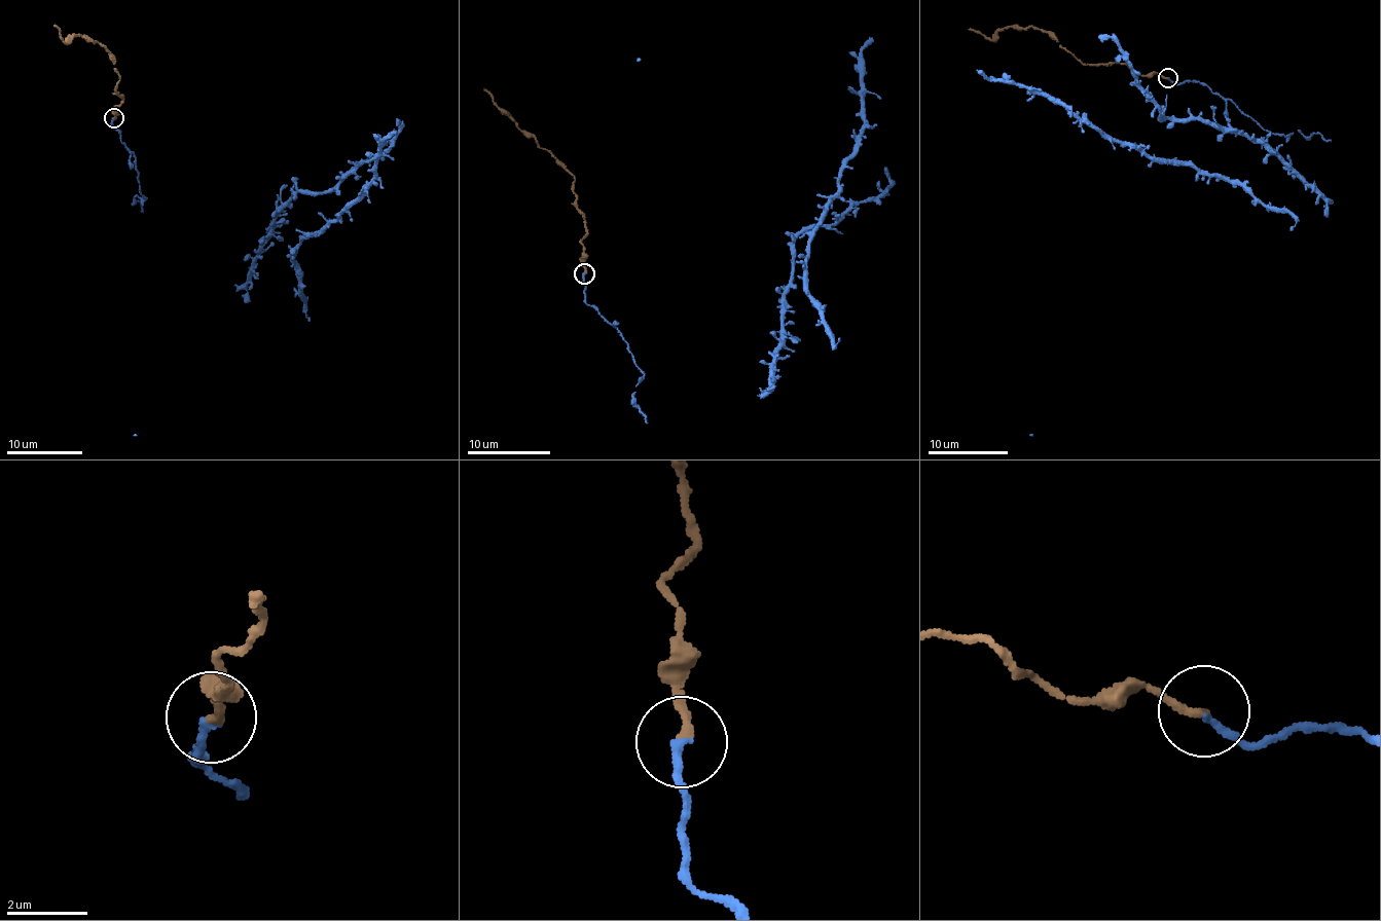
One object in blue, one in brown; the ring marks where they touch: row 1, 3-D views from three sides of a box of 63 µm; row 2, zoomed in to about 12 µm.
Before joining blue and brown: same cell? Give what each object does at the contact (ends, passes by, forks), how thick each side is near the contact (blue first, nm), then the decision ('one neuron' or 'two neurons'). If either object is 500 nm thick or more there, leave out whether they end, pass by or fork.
blue ends; brown ends; calibres 190 and 220 nm; one neuron

